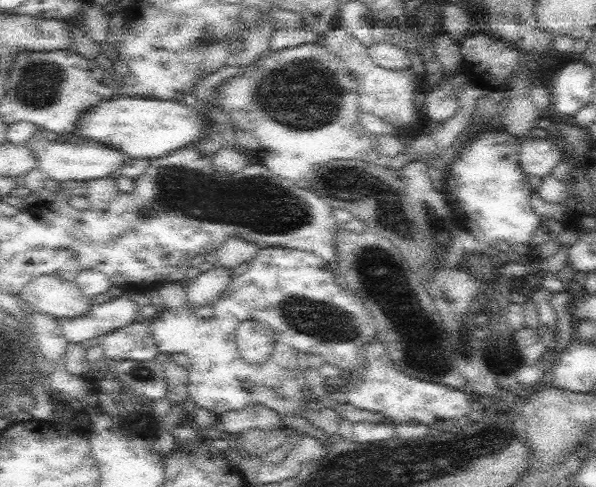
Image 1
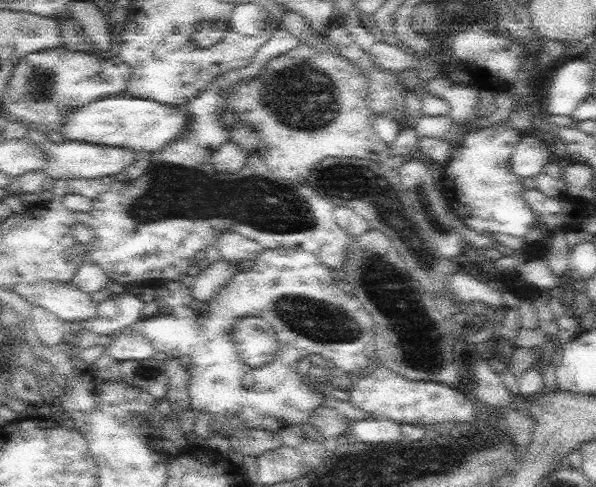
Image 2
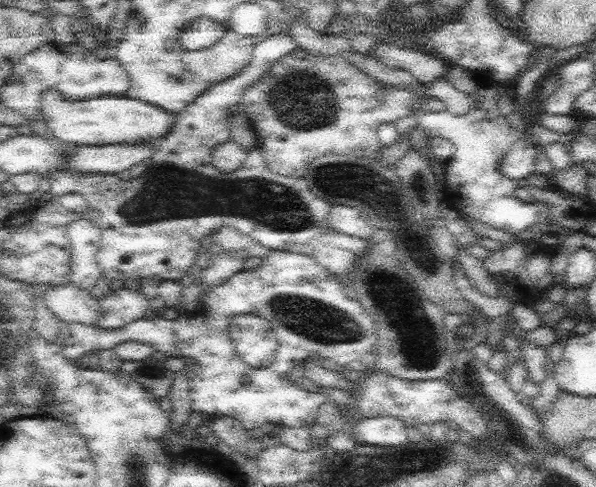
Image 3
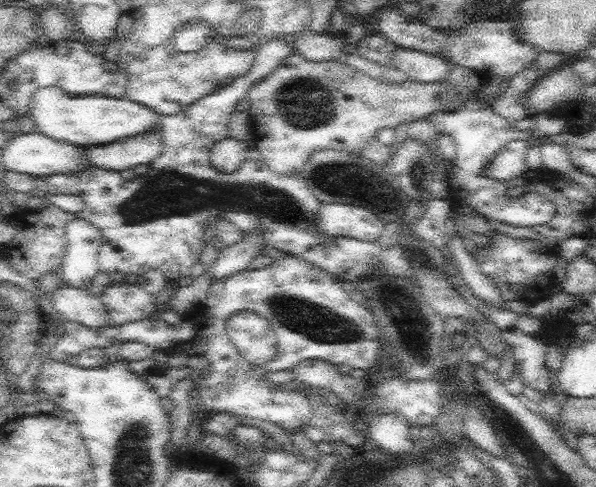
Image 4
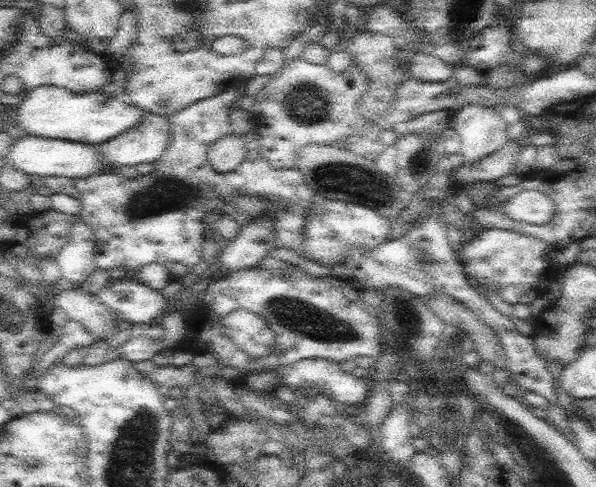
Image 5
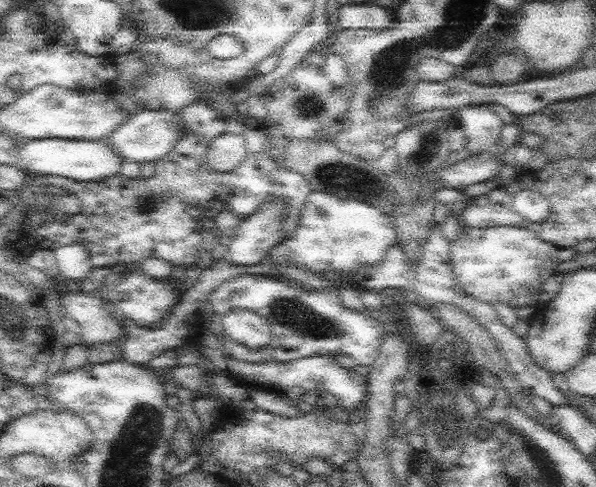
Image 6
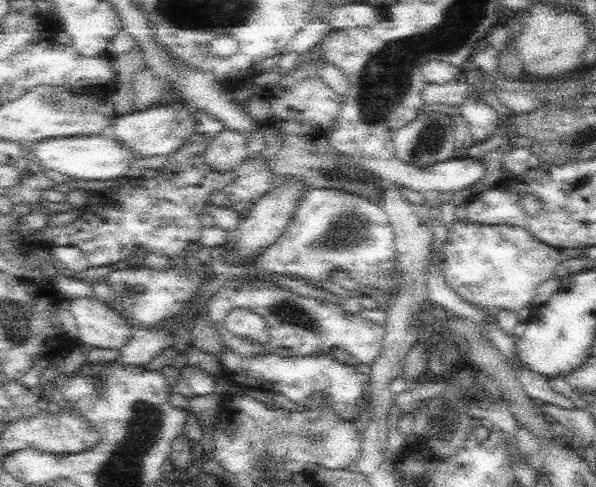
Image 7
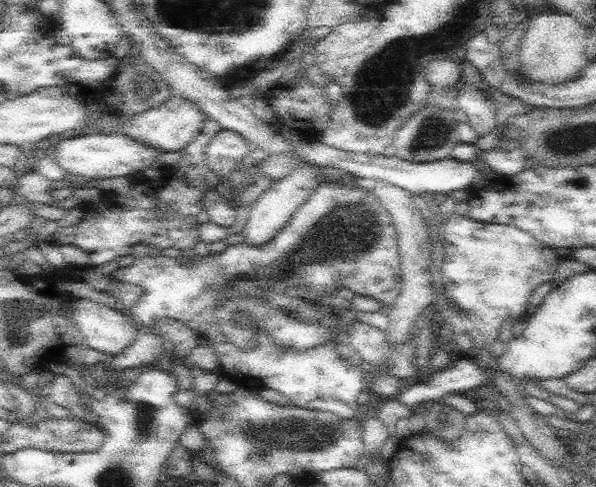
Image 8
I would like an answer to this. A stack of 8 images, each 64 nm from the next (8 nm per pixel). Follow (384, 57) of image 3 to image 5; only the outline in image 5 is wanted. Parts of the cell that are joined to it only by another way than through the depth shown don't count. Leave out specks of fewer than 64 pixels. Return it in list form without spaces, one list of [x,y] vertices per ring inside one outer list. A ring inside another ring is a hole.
[[[416,53],[410,59],[409,71],[412,79],[422,80],[428,83],[443,82],[453,76],[455,66],[446,63],[436,56]]]

